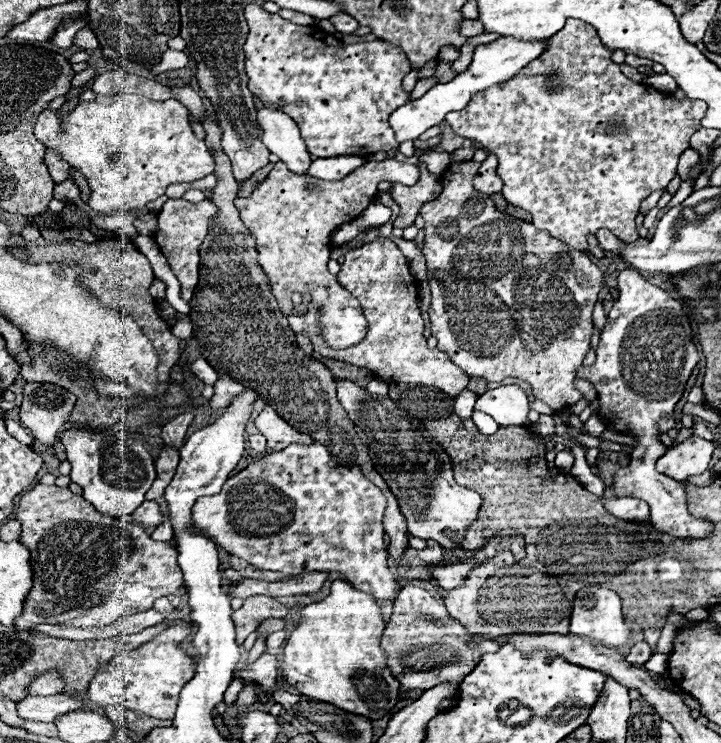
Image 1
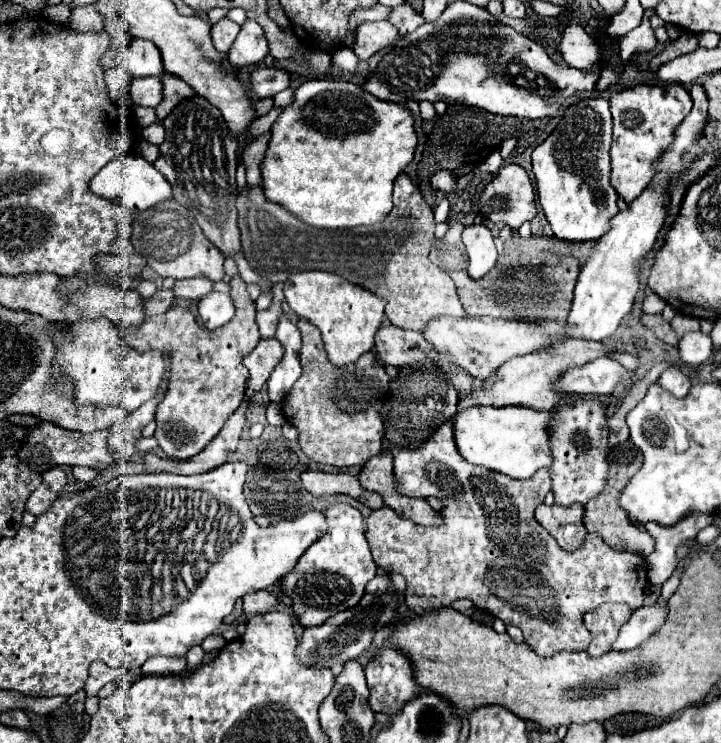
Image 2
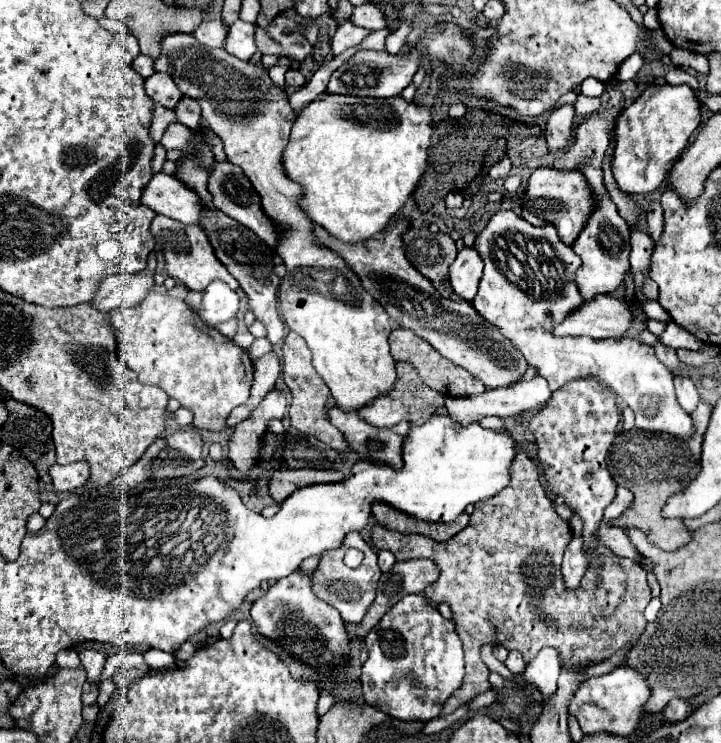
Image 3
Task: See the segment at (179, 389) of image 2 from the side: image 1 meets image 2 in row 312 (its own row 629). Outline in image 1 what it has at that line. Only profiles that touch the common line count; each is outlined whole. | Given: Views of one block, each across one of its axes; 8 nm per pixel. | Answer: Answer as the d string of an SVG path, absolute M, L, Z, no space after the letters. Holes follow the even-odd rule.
M250 596L244 600L244 606L232 612L232 620L236 626L236 642L242 644L248 634L252 634L264 620L272 616L286 616L288 608L276 602L270 596ZM172 620L156 638L150 642L120 652L104 670L96 672L88 688L88 700L106 708L122 704L136 714L146 714L158 720L172 720L176 714L178 694L192 676L196 676L196 662L180 648L180 642L190 634L192 624L184 620Z

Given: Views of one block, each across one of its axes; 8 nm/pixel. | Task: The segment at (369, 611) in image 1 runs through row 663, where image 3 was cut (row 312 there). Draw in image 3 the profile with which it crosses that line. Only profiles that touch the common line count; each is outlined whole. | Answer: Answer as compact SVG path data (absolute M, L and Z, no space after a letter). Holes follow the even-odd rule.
M180 32L180 34L164 36L164 40L160 40L160 48L162 52L160 52L160 58L156 60L156 72L164 72L164 70L170 72L172 78L176 80L176 86L182 90L182 94L194 98L200 104L202 120L224 142L224 152L228 156L228 162L238 164L244 170L244 174L248 176L256 192L262 196L264 212L286 230L286 234L280 238L280 244L276 246L276 254L284 260L284 266L288 272L286 274L288 280L280 284L280 310L282 310L284 324L306 340L312 352L312 362L316 372L324 378L326 386L332 392L332 398L344 412L358 410L370 404L376 396L380 396L382 392L388 392L396 382L394 358L390 356L390 348L388 348L388 336L392 330L390 318L386 310L380 304L376 304L376 300L372 300L368 292L364 292L358 276L348 268L348 264L336 252L328 250L316 240L316 236L312 234L312 222L308 222L310 218L298 206L302 188L296 182L288 180L282 168L282 150L288 144L288 134L296 118L296 112L290 110L288 106L288 96L284 96L272 84L268 72L262 66L242 62L230 56L228 52L224 52L224 48L216 48L216 50L204 48L196 44L196 38L192 34Z

